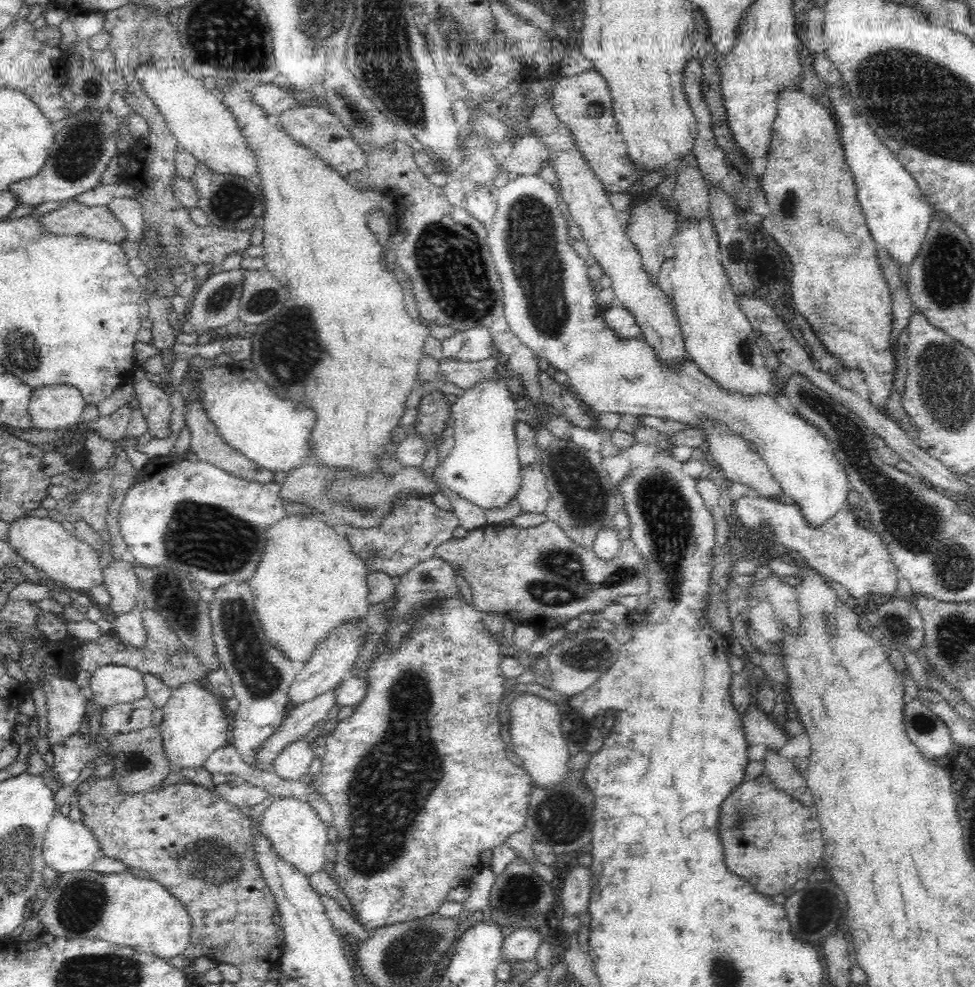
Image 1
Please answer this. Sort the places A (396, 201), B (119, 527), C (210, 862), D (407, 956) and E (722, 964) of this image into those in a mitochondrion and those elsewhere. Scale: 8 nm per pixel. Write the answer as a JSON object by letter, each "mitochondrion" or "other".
{"A":"other","B":"other","C":"mitochondrion","D":"mitochondrion","E":"mitochondrion"}

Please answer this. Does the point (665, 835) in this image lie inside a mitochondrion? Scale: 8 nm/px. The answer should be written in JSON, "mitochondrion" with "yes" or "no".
{"mitochondrion":"no"}

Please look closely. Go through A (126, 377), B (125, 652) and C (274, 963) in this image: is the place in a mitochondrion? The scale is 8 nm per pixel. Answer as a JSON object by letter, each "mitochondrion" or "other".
{"A":"other","B":"other","C":"other"}

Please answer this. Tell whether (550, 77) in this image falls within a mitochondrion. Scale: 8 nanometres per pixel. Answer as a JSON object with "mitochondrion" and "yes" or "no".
{"mitochondrion":"no"}

